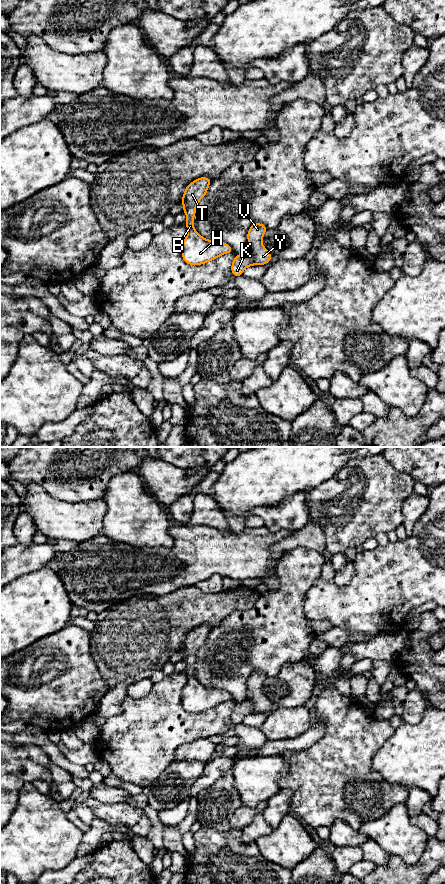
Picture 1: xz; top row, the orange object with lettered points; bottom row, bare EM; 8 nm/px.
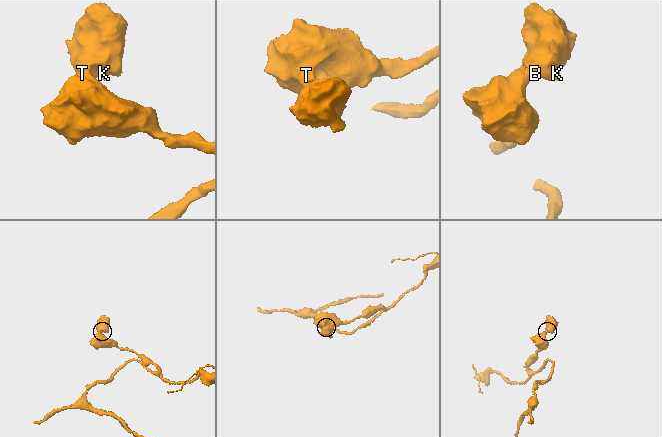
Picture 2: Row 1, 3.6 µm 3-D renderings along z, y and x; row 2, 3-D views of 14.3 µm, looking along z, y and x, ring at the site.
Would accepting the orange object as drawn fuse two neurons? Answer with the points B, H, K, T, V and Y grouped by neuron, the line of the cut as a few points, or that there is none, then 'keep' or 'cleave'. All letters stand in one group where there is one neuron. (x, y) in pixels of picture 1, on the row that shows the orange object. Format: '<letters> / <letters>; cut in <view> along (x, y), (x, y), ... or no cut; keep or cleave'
B H K T V Y; no cut; keep

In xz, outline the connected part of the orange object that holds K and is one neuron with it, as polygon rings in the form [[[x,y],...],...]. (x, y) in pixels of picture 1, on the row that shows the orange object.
[[[254,223],[248,230],[248,246],[244,253],[236,255],[232,262],[231,271],[235,277],[242,276],[246,267],[267,264],[272,254],[263,246],[262,238],[267,227],[261,223]]]

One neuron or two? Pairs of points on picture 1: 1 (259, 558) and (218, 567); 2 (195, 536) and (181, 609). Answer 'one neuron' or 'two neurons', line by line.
1: one neuron
2: two neurons

